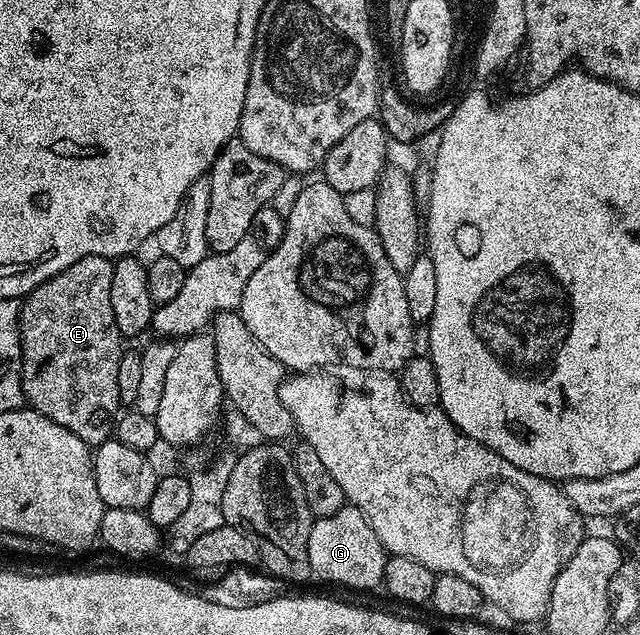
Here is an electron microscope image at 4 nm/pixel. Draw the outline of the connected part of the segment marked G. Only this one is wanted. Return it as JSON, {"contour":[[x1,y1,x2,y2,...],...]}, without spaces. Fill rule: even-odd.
{"contour":[[346,506,338,510,338,514,313,519,308,549,313,573,332,584,372,588,383,581,386,550,380,545,368,519,356,508]]}

